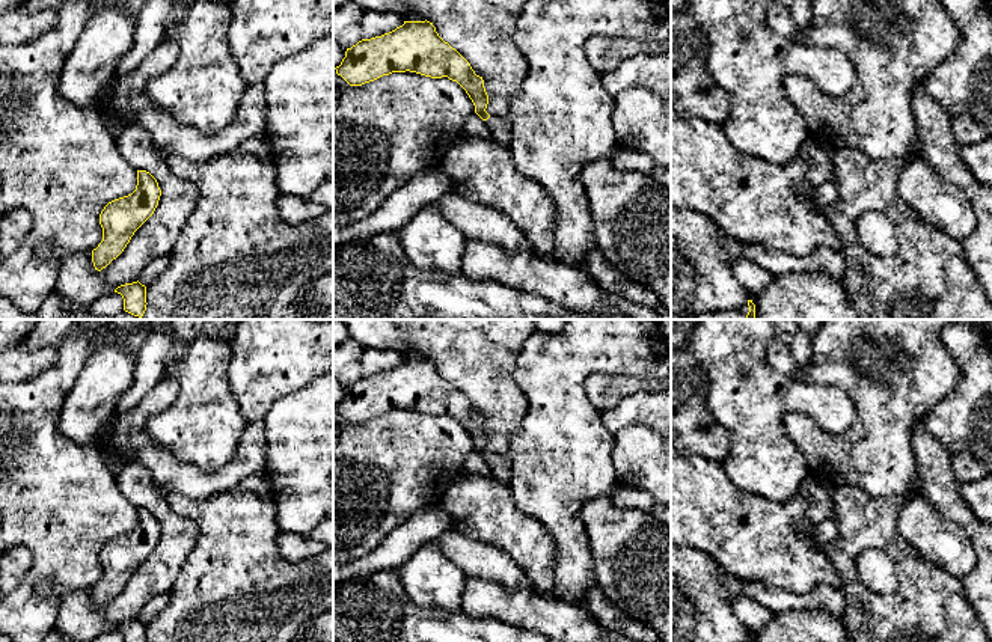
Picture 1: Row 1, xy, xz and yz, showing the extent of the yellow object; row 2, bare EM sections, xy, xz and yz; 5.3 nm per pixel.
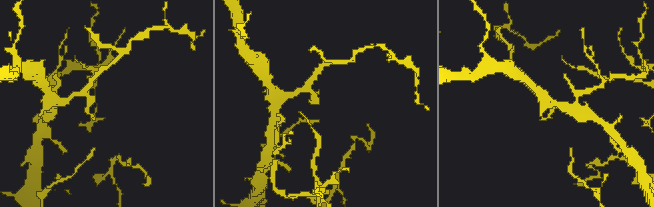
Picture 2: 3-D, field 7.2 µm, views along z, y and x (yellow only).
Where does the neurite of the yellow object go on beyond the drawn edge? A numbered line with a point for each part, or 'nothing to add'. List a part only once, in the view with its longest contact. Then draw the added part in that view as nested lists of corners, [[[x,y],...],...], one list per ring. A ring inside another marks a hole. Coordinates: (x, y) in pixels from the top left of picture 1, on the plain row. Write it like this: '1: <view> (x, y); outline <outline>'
1: xz (499, 466); outline [[[490,454],[485,458],[490,472],[494,479],[504,482],[504,484],[510,484],[511,478],[513,478],[513,470],[511,470],[511,464],[508,457],[505,455],[498,455],[498,454]]]

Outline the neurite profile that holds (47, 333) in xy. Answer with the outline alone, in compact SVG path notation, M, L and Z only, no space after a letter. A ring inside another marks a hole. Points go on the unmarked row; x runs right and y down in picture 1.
M41 319L24 341L29 350L56 348L75 327L77 319Z

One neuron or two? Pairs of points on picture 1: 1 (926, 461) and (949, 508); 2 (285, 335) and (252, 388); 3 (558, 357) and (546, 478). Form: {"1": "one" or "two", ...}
{"1": "one", "2": "one", "3": "one"}

